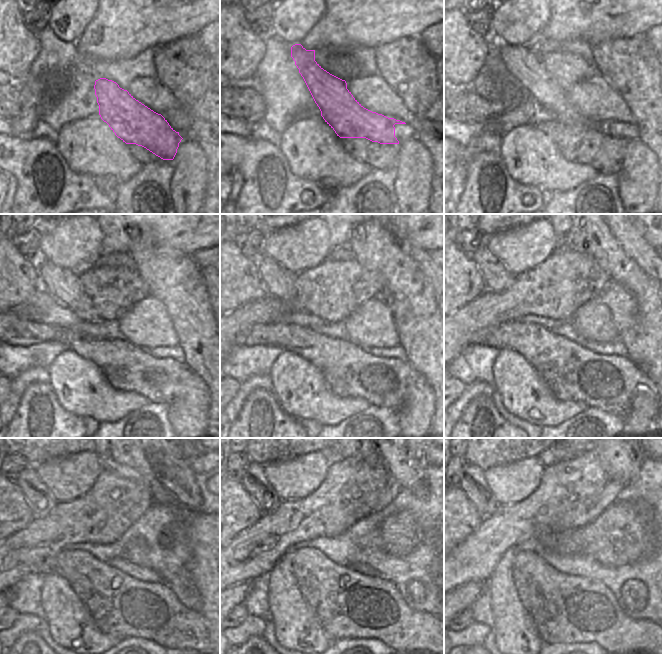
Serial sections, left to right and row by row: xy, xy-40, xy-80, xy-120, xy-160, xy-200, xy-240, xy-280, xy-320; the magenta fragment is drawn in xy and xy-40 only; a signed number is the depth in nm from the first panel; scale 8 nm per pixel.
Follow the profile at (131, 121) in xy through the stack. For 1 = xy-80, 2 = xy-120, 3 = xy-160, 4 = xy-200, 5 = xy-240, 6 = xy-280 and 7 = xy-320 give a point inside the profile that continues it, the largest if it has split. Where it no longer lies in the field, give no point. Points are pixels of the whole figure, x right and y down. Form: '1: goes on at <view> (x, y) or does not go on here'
1: goes on at xy-80 (524, 67)
2: goes on at xy-120 (64, 285)
3: goes on at xy-160 (279, 282)
4: goes on at xy-200 (497, 278)
5: goes on at xy-240 (39, 498)
6: goes on at xy-280 (254, 482)
7: goes on at xy-320 (472, 482)

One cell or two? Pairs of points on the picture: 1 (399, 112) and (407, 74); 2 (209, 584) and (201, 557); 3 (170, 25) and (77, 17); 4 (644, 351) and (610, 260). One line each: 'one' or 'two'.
1: two
2: one
3: two
4: one

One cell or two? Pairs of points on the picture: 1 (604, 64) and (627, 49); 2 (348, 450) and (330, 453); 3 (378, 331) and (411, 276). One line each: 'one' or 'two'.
1: one
2: two
3: two

